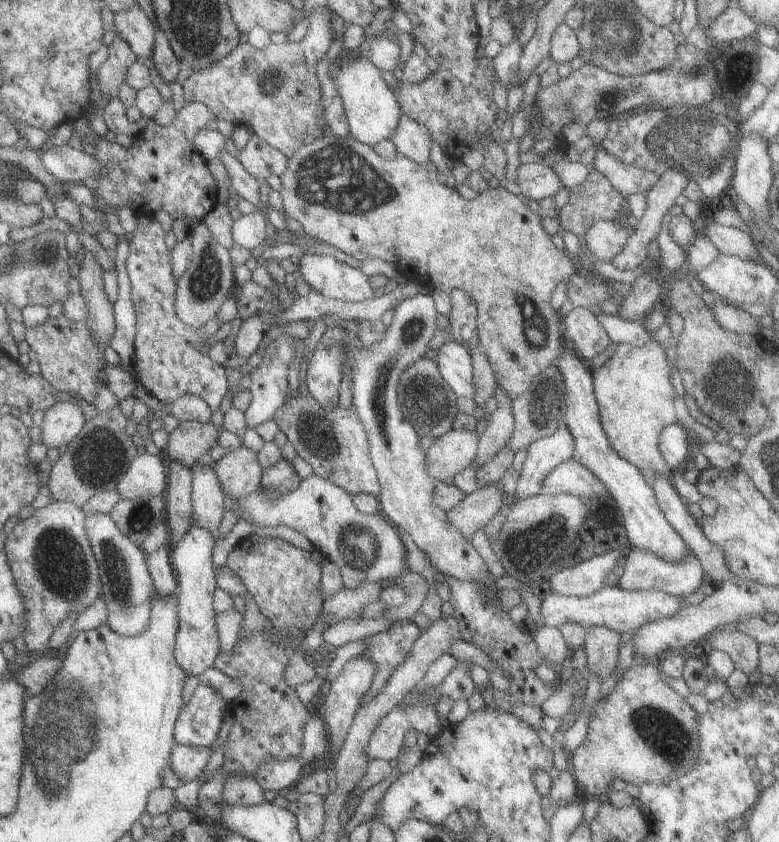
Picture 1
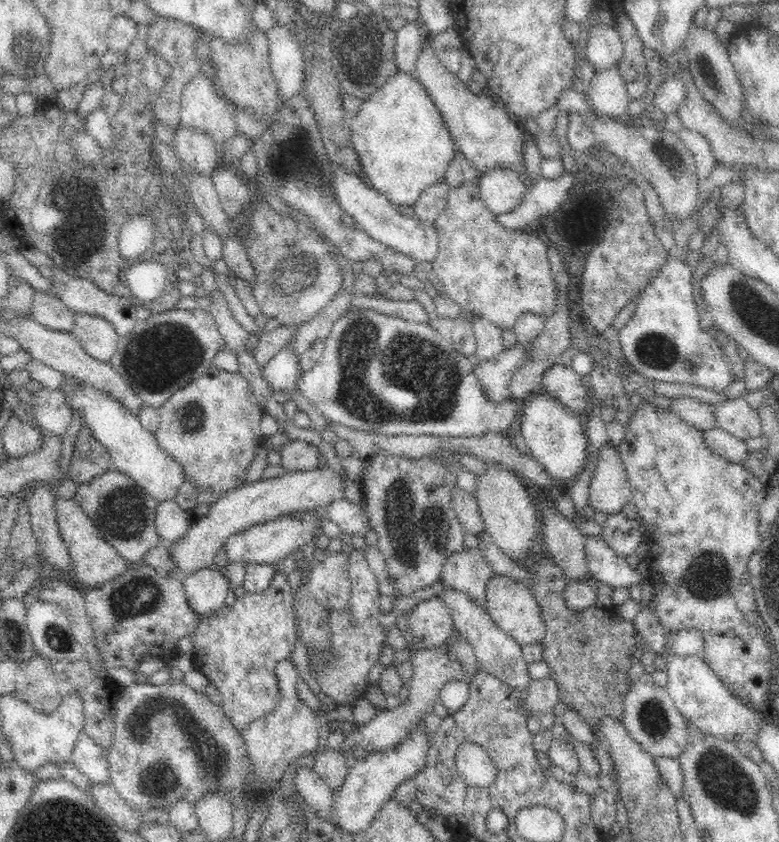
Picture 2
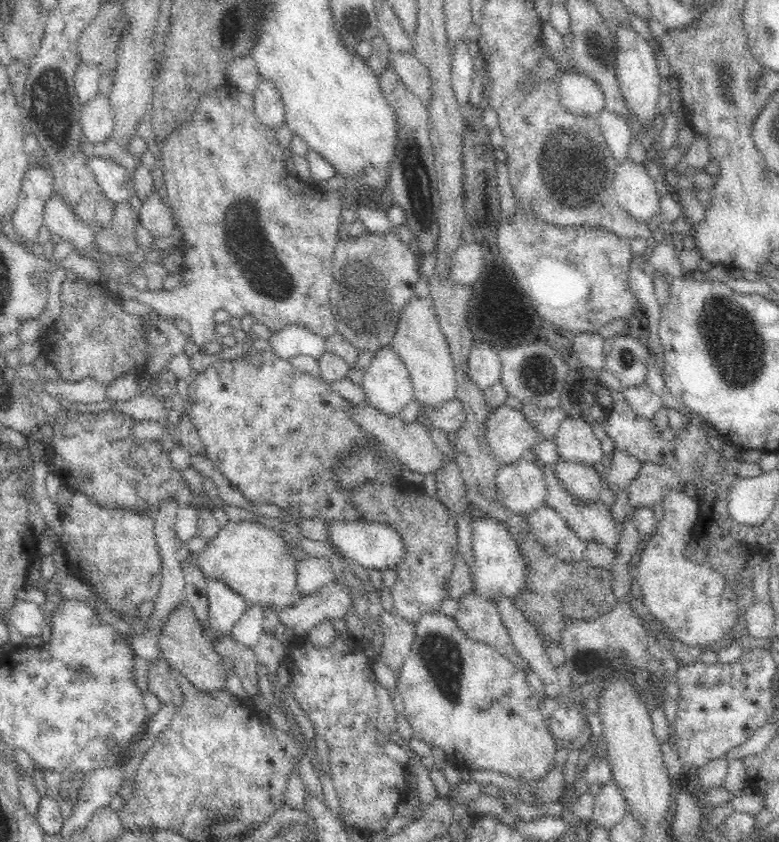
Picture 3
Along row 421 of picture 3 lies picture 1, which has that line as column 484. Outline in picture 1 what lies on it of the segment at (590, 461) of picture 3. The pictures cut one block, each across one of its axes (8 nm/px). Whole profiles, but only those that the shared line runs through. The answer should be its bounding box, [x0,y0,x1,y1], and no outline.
[341,292,495,585]

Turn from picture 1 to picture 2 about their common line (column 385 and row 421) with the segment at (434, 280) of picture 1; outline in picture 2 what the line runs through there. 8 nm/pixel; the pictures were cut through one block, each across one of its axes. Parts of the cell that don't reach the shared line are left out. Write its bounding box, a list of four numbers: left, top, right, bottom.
[155,365,266,505]

